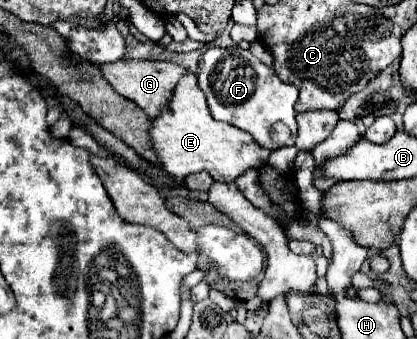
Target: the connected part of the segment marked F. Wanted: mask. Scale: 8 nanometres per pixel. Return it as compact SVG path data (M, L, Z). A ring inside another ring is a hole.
M239 46L209 48L199 60L197 80L215 120L233 124L249 132L255 142L267 150L295 144L297 122L293 106L297 102L297 88L283 84L277 78L275 70L251 56L249 50L243 50ZM279 122L283 126L275 126Z

